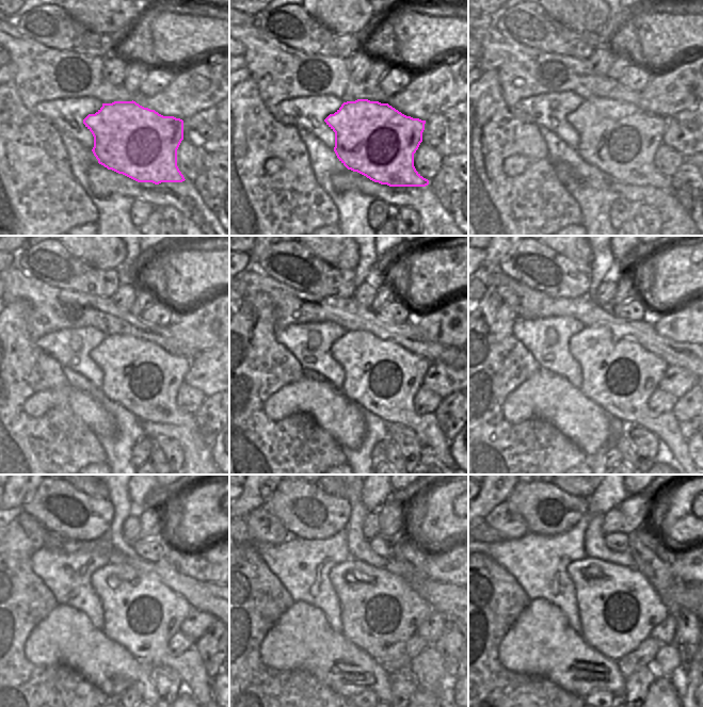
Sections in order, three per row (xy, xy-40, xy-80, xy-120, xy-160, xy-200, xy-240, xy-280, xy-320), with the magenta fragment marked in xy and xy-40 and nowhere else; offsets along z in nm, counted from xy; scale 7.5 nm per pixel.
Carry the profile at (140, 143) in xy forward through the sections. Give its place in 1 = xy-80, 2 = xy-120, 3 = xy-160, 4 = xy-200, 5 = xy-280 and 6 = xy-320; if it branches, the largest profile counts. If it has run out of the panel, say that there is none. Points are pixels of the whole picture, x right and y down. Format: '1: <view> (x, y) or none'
1: xy-80 (618, 138)
2: xy-120 (140, 375)
3: xy-160 (381, 376)
4: xy-200 (619, 375)
5: xy-280 (380, 611)
6: xy-320 (619, 608)

